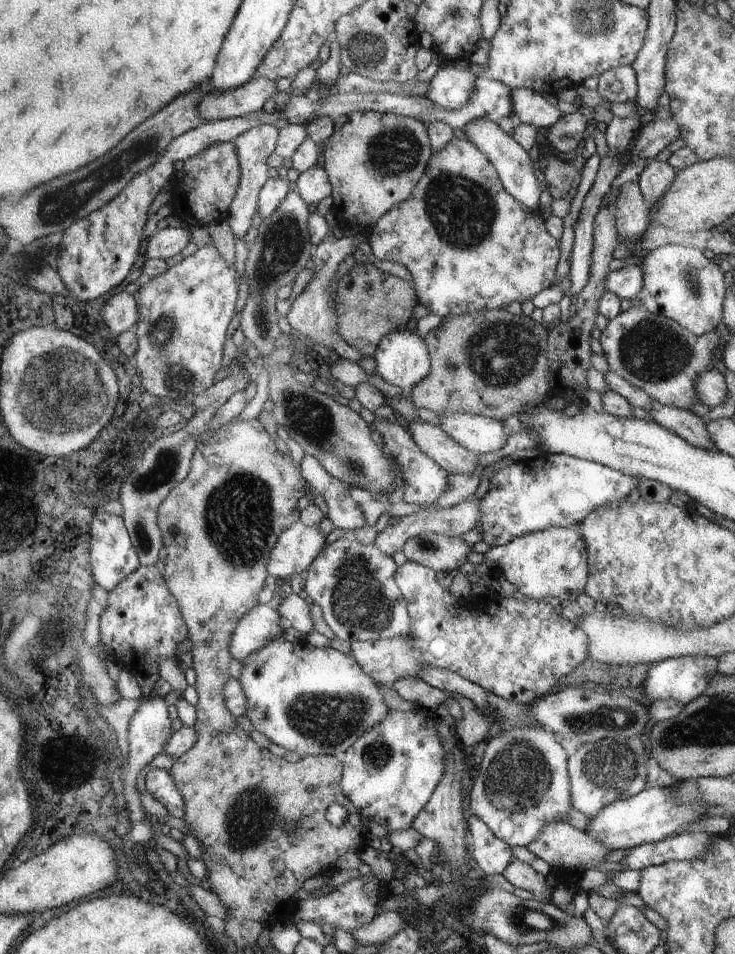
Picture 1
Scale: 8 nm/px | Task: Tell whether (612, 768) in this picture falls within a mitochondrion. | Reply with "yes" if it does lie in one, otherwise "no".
yes

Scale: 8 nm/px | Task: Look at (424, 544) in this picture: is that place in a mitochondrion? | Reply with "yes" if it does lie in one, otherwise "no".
yes

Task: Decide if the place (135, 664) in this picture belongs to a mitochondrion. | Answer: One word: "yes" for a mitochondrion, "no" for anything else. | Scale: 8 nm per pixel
no

